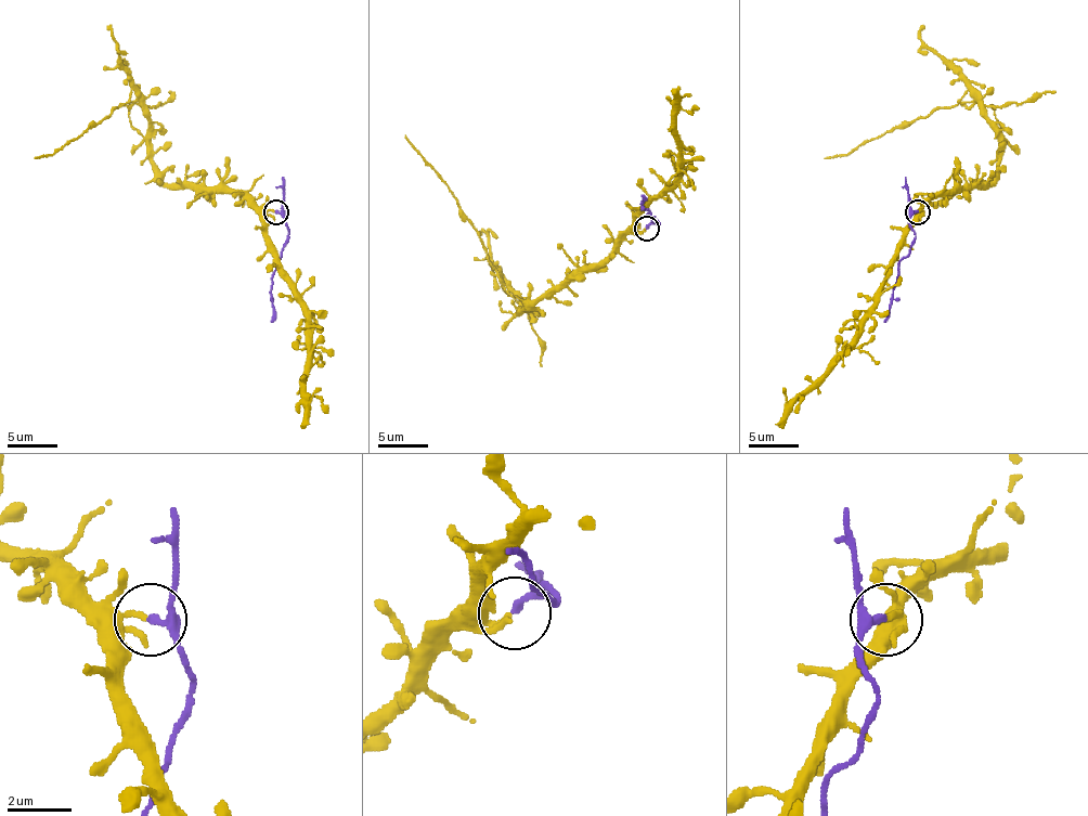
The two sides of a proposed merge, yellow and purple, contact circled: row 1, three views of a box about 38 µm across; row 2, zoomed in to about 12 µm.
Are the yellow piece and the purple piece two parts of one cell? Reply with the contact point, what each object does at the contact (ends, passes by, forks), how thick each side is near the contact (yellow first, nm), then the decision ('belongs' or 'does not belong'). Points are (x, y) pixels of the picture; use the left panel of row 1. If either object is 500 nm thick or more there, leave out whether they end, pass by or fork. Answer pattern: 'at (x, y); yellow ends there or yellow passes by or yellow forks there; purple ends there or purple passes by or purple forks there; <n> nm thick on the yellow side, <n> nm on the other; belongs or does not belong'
at (275, 211); yellow ends there; purple passes by; 160 nm thick on the yellow side, 170 nm on the other; does not belong

